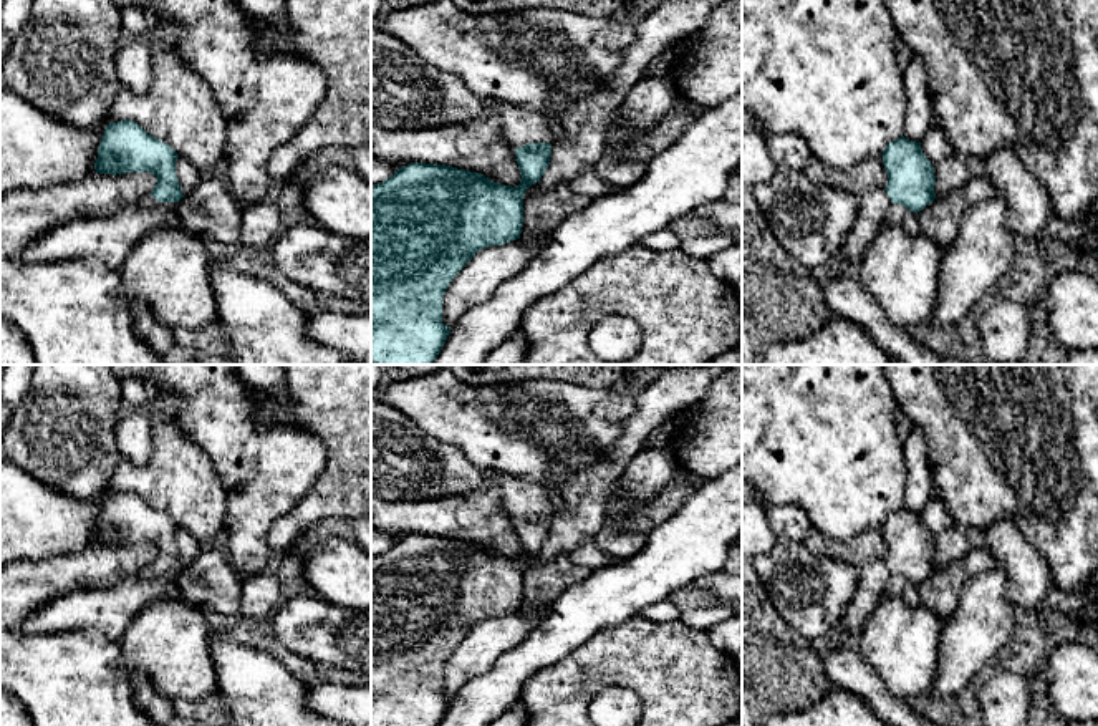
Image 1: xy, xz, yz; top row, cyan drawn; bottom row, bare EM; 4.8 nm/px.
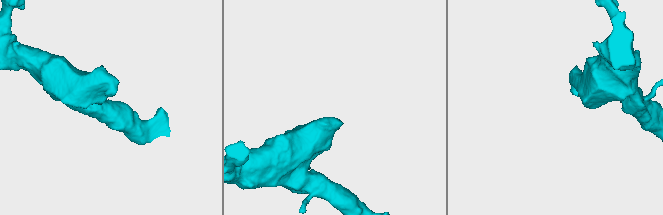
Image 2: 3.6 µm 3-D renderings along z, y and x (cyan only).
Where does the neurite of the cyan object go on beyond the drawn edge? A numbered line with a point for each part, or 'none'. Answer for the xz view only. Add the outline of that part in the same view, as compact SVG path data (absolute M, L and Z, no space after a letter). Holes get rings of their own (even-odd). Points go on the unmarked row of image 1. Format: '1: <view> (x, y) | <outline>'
1: xz (520, 498) | M485 469L485 474L498 482L503 509L513 520L530 514L551 512L551 494L545 484L492 469Z

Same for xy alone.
1: xy (148, 572) | M151 565L141 569L137 572L137 575L142 577L142 578L147 578L147 580L154 580L154 578L159 578L159 577L166 577L169 580L176 580L177 578L177 574L159 574Z

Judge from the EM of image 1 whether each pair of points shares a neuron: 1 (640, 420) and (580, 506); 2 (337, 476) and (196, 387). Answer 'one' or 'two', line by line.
1: one
2: two

